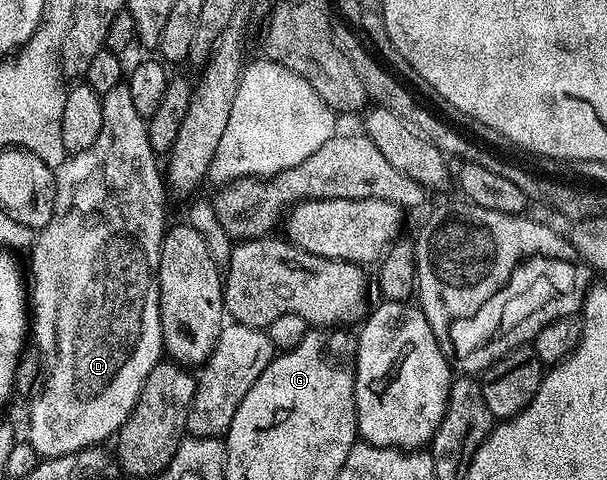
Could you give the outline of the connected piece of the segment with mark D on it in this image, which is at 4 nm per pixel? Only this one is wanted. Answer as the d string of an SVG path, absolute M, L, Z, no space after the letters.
M125 82L113 86L108 92L102 93L103 98L103 109L101 110L101 134L97 134L97 138L93 142L93 146L89 146L89 150L84 152L77 152L68 155L63 161L63 165L57 169L54 169L53 185L54 185L54 197L52 208L52 217L49 218L47 224L44 224L37 232L34 237L33 247L30 249L31 252L31 276L29 272L29 320L33 325L33 344L34 347L38 348L42 356L42 364L47 368L51 368L51 380L50 380L50 391L43 392L43 398L39 400L39 403L35 406L35 409L29 413L29 419L31 420L27 424L27 436L26 439L33 446L33 450L37 450L40 457L46 458L48 456L64 456L66 452L76 452L82 448L90 448L92 446L102 445L103 440L110 441L112 437L118 433L119 427L123 425L124 421L127 420L127 415L131 413L133 406L139 394L141 392L141 386L145 382L145 378L149 378L149 370L153 370L153 366L157 366L160 362L161 357L164 355L165 349L163 346L163 331L161 330L161 318L159 317L159 251L163 245L163 233L168 227L169 219L167 220L167 200L163 197L165 193L165 176L161 171L161 164L157 161L157 154L149 146L149 134L147 133L147 121L141 114L137 114L137 110L133 107L133 94L129 94L129 86Z

